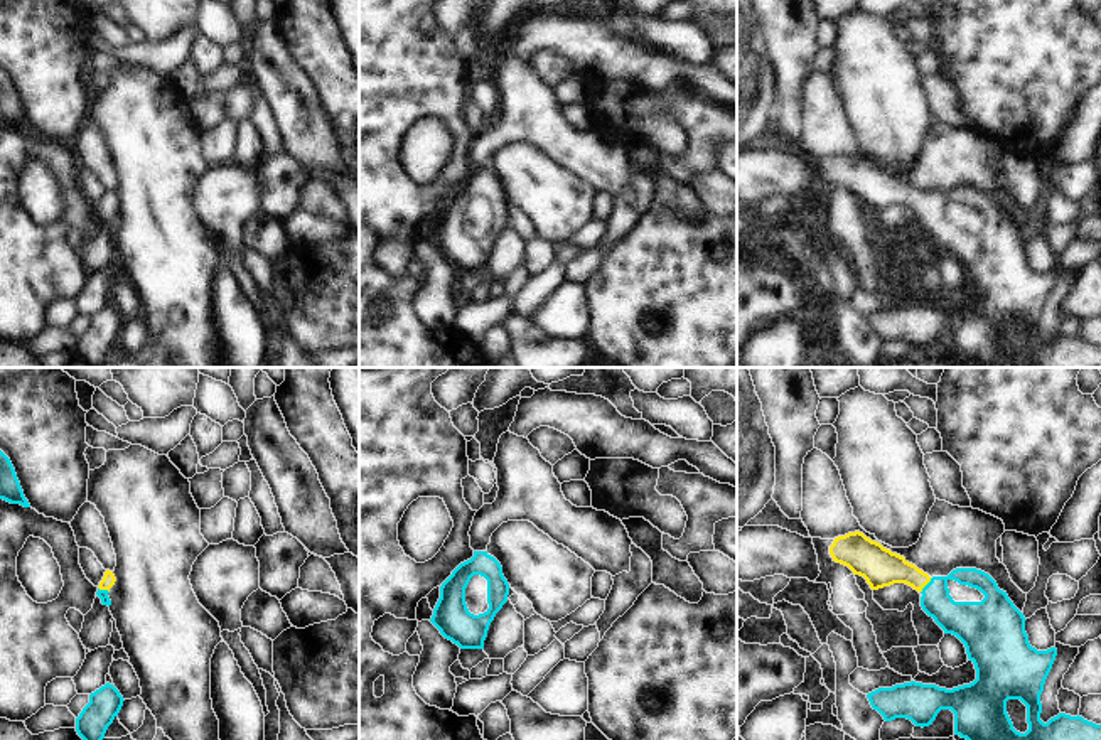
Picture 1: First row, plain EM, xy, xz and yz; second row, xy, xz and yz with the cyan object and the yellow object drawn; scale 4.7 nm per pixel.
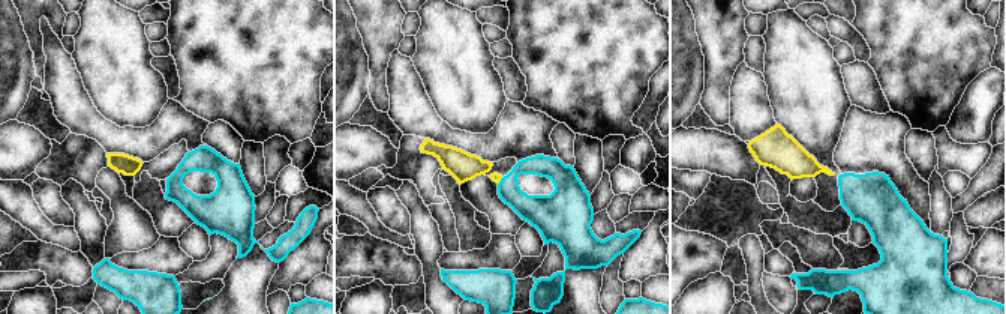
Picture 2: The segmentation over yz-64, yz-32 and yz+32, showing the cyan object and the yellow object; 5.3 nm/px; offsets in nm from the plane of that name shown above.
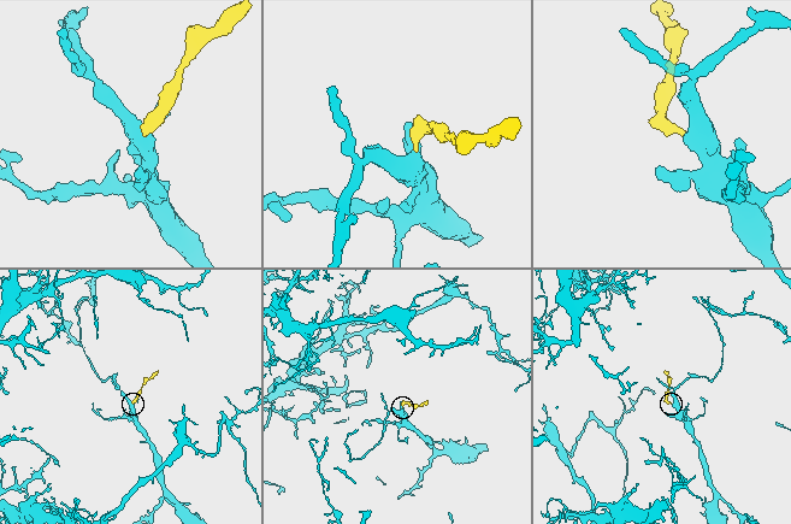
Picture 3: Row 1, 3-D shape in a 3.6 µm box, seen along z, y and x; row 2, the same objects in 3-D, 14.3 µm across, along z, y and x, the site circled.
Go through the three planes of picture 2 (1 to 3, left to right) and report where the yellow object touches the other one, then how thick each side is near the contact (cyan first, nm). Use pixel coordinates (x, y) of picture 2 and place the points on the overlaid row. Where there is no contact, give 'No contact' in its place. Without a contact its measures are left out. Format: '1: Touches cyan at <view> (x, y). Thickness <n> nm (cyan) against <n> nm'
1: No contact
2: Touches cyan at yz-32 (501, 181). Thickness 160 nm (cyan) against 50 nm
3: No contact.

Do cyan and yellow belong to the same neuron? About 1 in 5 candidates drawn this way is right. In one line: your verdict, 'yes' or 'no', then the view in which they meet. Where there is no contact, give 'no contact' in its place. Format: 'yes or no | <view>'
yes | yz

